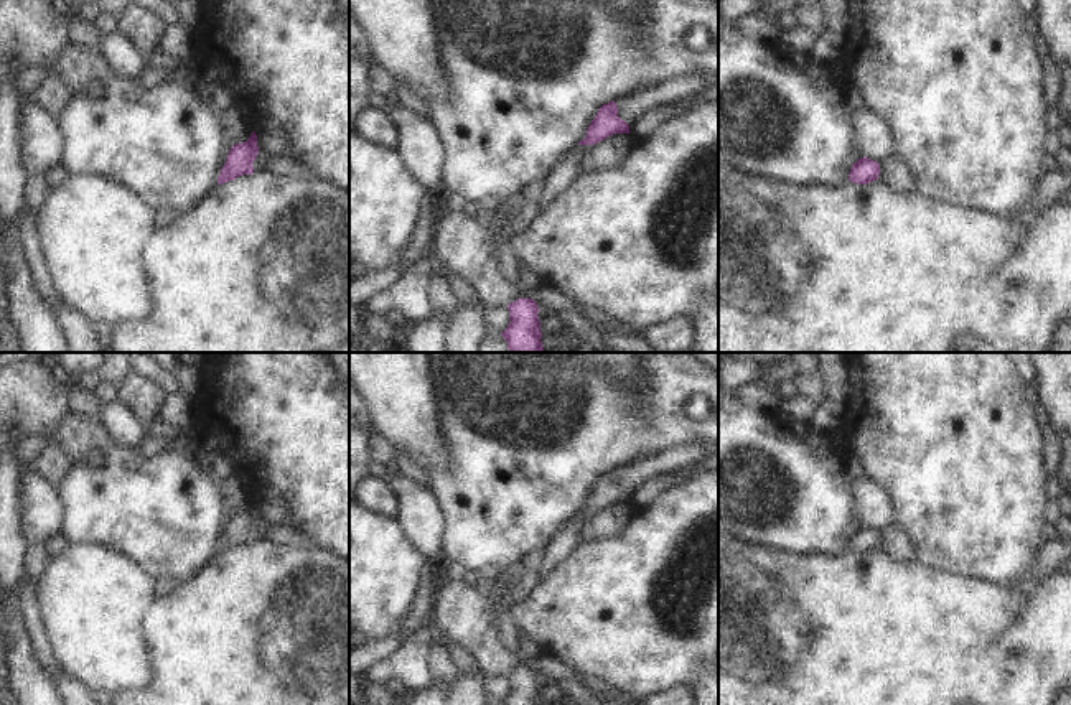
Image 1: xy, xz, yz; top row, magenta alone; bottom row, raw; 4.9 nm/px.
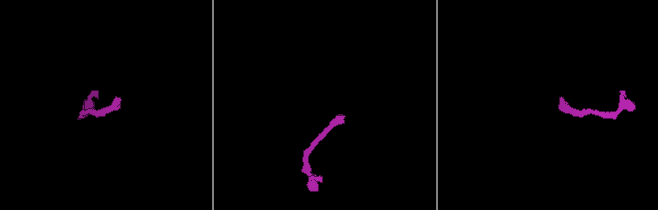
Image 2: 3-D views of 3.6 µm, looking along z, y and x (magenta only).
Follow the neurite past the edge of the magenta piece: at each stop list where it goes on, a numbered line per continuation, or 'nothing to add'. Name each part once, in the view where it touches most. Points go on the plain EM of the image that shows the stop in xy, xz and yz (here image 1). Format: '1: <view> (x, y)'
1: xz (630, 476)

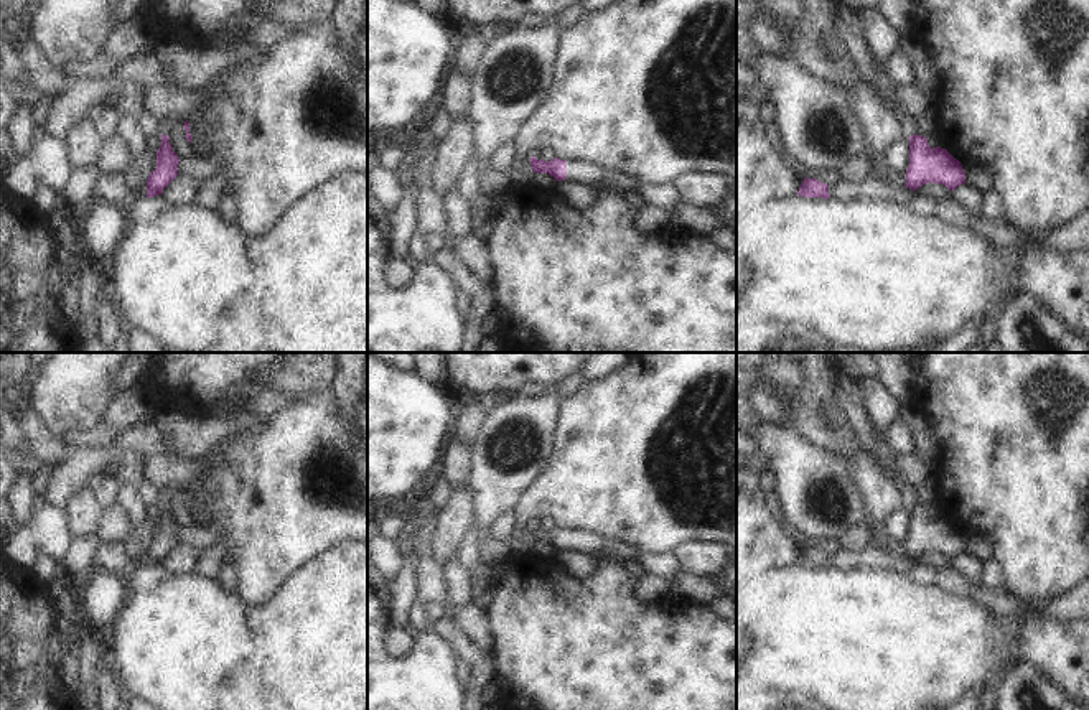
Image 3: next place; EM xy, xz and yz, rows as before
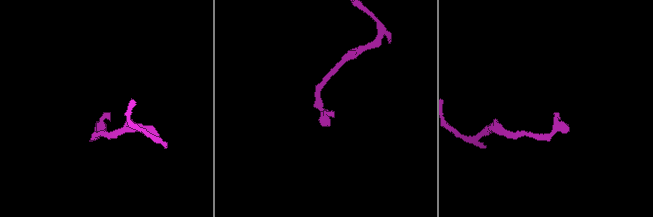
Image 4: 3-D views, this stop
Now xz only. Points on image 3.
1: xz (585, 541)

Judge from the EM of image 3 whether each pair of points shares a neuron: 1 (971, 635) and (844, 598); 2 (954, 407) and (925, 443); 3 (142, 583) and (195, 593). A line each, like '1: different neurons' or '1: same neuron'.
1: same neuron
2: different neurons
3: different neurons

